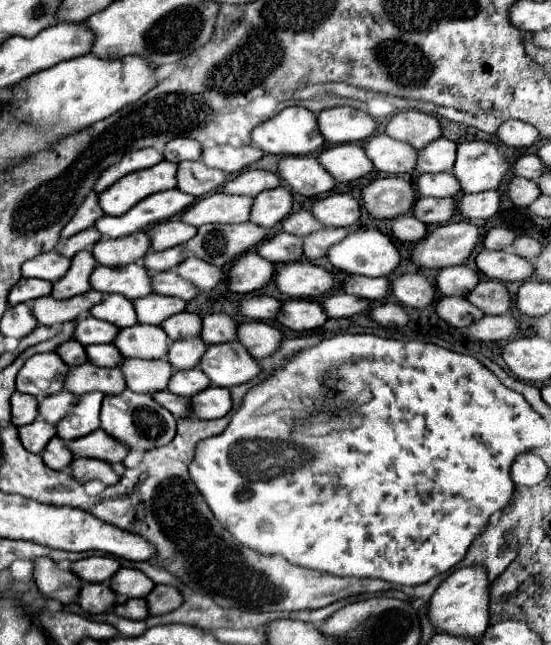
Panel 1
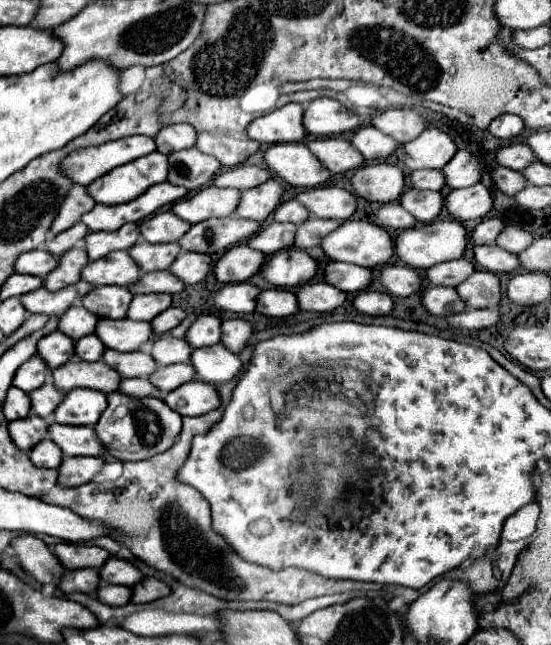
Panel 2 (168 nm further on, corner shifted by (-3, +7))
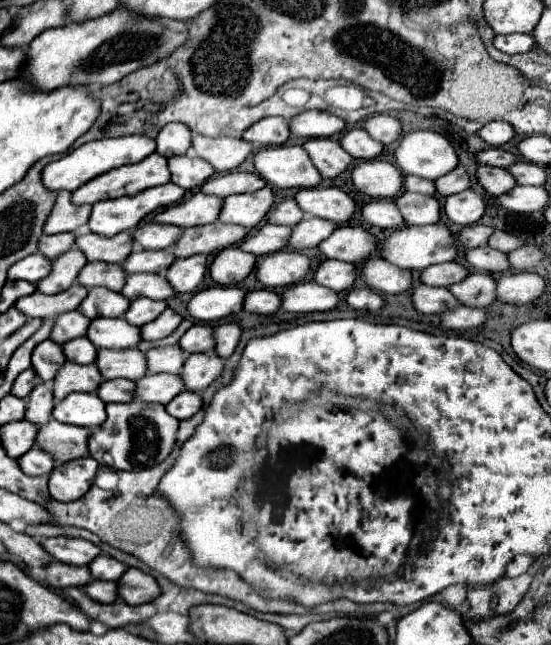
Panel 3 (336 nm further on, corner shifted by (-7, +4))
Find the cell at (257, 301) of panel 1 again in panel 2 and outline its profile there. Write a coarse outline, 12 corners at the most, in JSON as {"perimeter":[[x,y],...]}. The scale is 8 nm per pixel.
{"perimeter":[[228,283],[210,293],[218,311],[252,313],[260,289]]}

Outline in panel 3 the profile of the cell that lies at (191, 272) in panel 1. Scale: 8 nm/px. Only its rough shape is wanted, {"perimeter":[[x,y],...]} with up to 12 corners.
{"perimeter":[[206,256],[176,258],[166,278],[178,294],[194,292]]}

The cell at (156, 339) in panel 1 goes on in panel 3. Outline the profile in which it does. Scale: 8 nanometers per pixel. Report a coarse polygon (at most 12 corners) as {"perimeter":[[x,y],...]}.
{"perimeter":[[94,318],[88,334],[98,346],[138,346],[140,328],[124,318]]}

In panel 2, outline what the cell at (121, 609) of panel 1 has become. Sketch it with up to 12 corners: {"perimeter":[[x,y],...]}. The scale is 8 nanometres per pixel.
{"perimeter":[[100,585],[96,597],[116,607],[130,603],[130,587]]}

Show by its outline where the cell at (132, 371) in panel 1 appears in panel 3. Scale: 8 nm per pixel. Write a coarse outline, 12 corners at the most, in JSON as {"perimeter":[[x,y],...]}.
{"perimeter":[[138,348],[98,350],[104,380],[140,380],[148,372]]}

